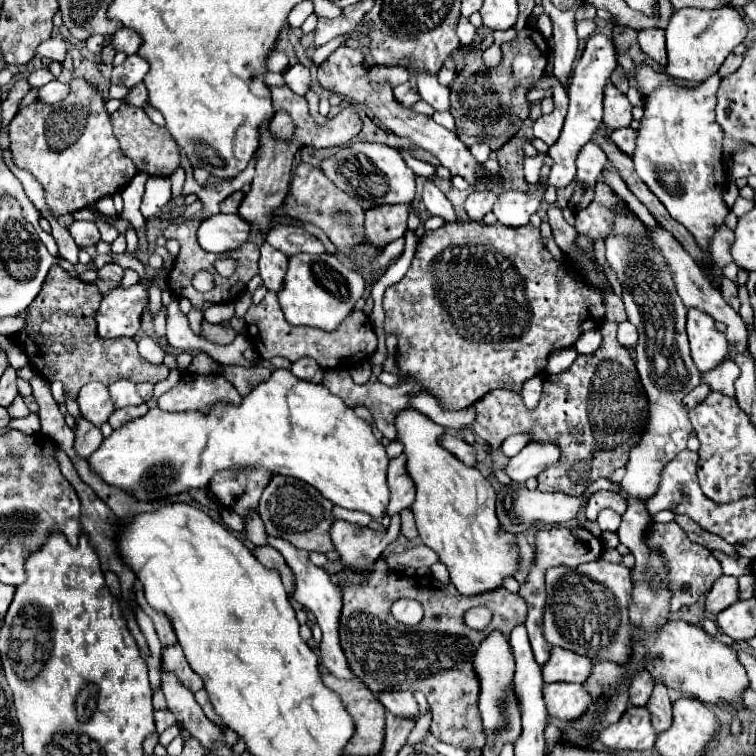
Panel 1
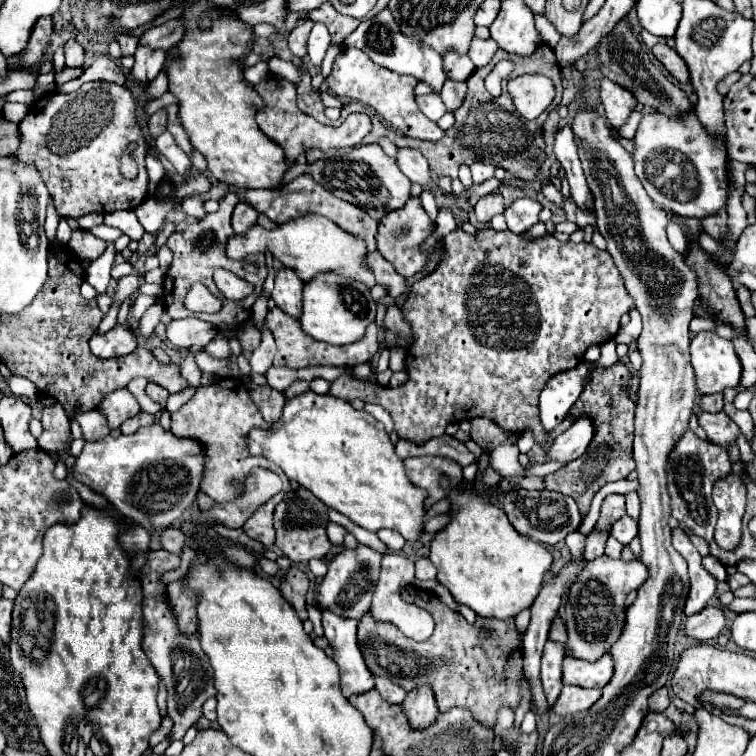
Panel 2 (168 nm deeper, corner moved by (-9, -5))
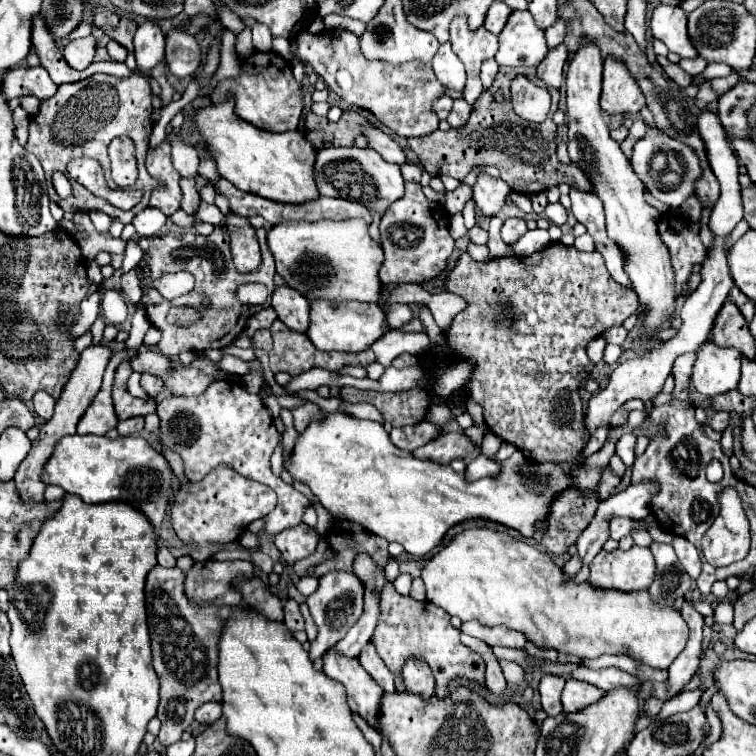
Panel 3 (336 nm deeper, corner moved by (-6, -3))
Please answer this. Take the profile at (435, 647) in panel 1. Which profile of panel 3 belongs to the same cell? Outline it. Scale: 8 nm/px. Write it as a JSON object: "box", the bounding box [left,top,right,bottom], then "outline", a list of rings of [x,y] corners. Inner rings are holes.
{"box":[372,583,484,698],"outline":[[[387,583],[382,591],[380,609],[384,609],[382,618],[374,630],[372,642],[378,656],[384,660],[386,668],[394,674],[396,692],[404,690],[402,684],[402,664],[408,656],[426,658],[428,666],[436,678],[436,694],[444,698],[448,694],[448,684],[458,676],[466,676],[478,684],[484,684],[484,660],[480,654],[470,650],[460,642],[460,630],[450,624],[450,614],[430,602],[418,602],[409,596],[396,592],[393,583]]]}

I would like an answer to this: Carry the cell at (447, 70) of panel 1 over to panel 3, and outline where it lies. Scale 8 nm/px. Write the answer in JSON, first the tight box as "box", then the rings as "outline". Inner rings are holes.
{"box":[448,100,470,128],"outline":[[[454,100],[454,108],[448,116],[448,124],[450,128],[464,128],[464,124],[468,124],[470,118],[470,106],[466,100]]]}

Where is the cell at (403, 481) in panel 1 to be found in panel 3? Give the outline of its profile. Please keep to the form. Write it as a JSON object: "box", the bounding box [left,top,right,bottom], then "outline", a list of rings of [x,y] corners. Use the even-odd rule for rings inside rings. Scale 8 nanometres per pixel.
{"box":[414,432,478,464],"outline":[[[442,432],[434,442],[414,450],[416,458],[432,458],[440,464],[450,464],[454,458],[474,456],[478,446],[464,432]]]}

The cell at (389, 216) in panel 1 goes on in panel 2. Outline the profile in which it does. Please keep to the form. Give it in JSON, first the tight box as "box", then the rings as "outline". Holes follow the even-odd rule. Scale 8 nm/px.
{"box":[377,198,431,278],"outline":[[[411,198],[409,204],[405,204],[399,210],[389,212],[381,222],[379,222],[379,232],[377,232],[377,250],[379,254],[393,264],[393,268],[403,276],[409,278],[417,274],[423,266],[427,256],[419,250],[419,244],[431,234],[431,220],[427,212],[423,210],[421,202],[417,198]]]}

